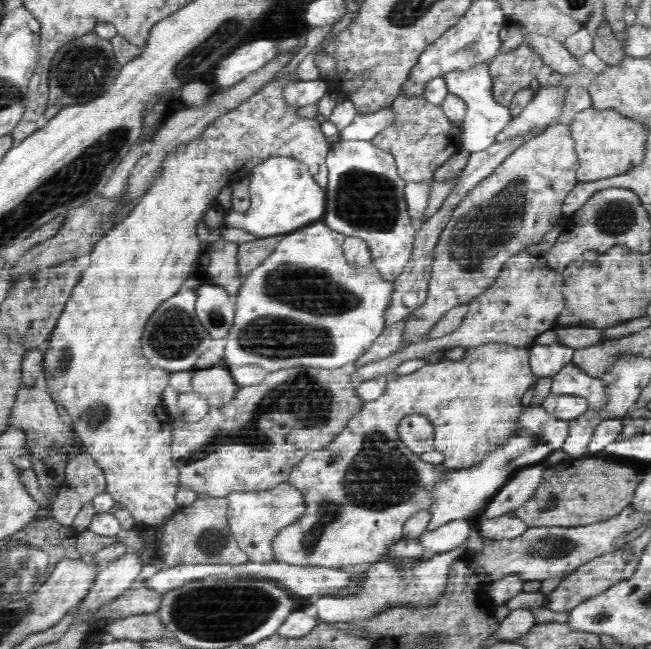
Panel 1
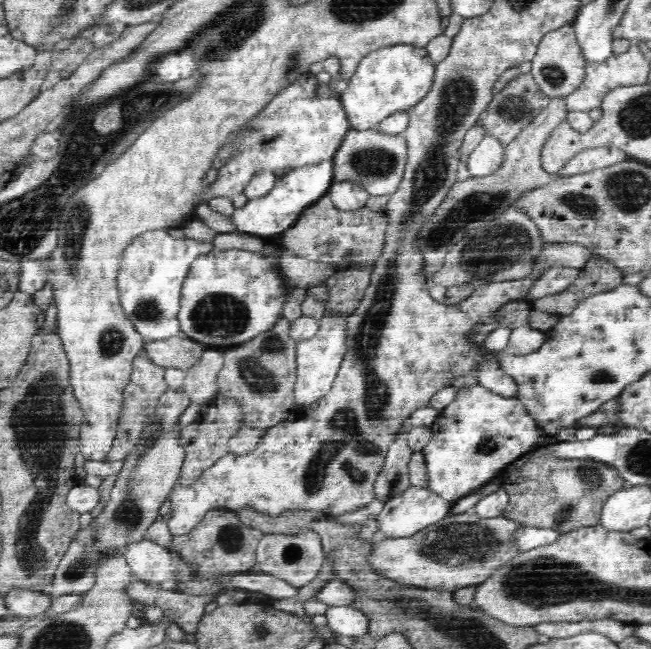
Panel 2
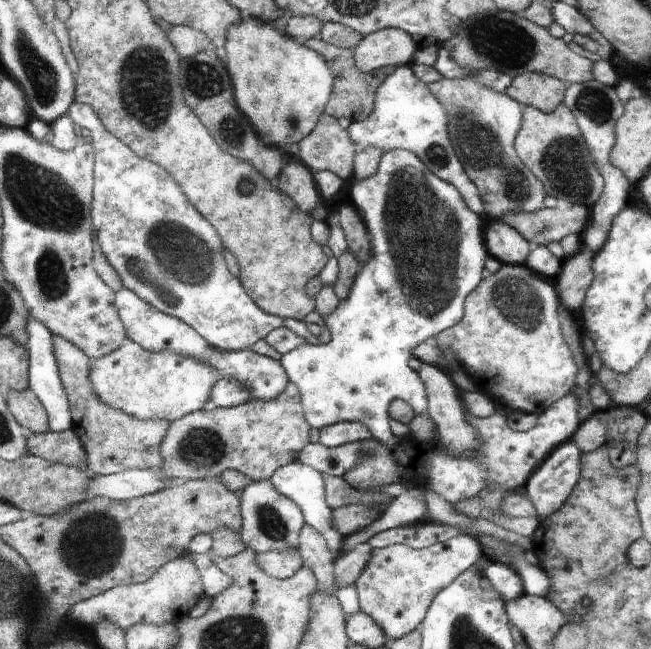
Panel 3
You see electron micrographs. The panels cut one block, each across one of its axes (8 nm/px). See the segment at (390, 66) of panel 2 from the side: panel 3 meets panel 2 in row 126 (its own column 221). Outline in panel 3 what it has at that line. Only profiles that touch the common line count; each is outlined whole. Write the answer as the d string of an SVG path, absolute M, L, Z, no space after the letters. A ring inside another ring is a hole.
M124 287L121 291L118 291L117 305L128 329L130 341L141 344L150 352L176 351L181 355L192 355L195 359L200 359L212 365L215 369L218 369L221 376L236 379L239 383L242 383L247 391L250 391L251 398L248 401L276 399L289 386L288 373L285 368L282 368L280 361L255 353L251 348L234 352L213 348L197 329L192 328L179 318L154 308L133 290Z

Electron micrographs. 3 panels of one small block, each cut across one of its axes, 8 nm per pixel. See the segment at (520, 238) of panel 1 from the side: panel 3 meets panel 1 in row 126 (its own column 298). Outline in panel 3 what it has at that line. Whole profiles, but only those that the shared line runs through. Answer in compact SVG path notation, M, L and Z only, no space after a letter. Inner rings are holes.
M292 547L285 551L274 549L258 553L257 560L270 576L277 579L290 578L303 565L301 552Z

